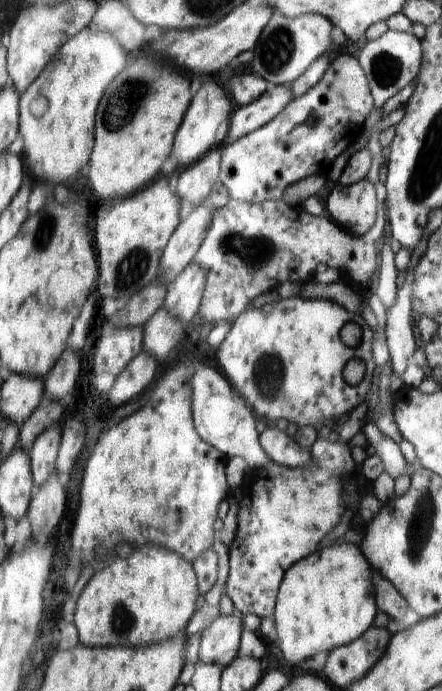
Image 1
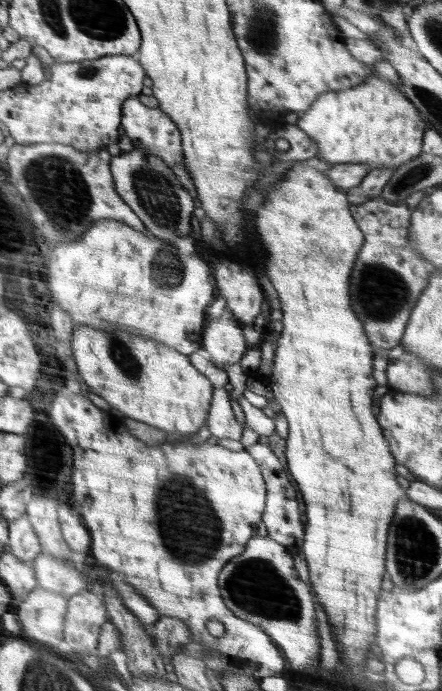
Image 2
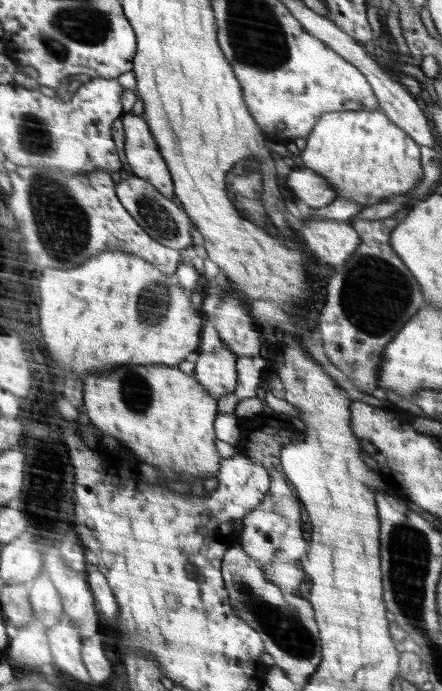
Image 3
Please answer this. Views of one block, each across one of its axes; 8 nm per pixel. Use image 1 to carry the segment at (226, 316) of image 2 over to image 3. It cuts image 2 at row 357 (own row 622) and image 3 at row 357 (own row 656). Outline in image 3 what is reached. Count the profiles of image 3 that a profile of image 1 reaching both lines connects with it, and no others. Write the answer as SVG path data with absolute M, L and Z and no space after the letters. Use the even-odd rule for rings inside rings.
M223 344L212 352L198 352L195 357L194 378L214 398L235 392L237 387L237 356Z

